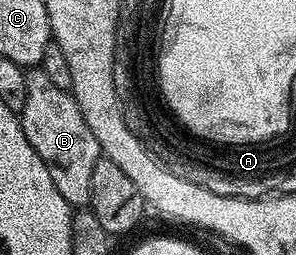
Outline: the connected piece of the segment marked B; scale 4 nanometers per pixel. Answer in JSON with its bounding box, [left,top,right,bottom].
[19,69,103,209]

